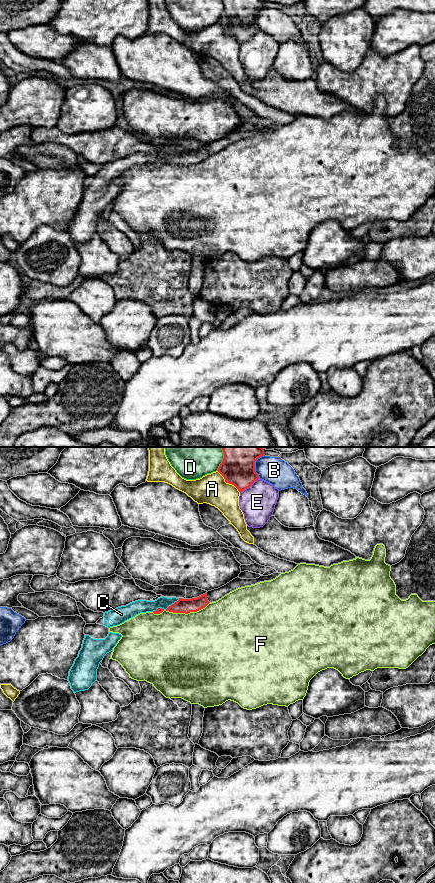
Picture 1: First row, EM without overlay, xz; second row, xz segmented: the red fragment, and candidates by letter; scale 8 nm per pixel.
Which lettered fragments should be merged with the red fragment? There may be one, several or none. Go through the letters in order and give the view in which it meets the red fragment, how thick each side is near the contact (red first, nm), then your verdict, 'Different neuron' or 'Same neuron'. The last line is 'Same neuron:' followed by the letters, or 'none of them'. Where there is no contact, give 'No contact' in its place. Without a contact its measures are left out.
A: Touches red in xz. Thickness 280 nm (red) against 240 nm. Different neuron
B: Touches red in xz. Thickness 300 nm (red) against 220 nm. Different neuron
C: Touches red in xz. Thickness 120 nm (red) against 110 nm. Same neuron
D: Touches red in xz. Thickness 300 nm (red) against 440 nm. Different neuron
E: Touches red in xz. Thickness 280 nm (red) against 280 nm. Different neuron
F: Touches red in xz. Thickness 120 nm (red) against 500 nm. Different neuron
Same neuron: C

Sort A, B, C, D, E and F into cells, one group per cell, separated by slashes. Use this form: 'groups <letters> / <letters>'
groups A / B / C / D / E / F

